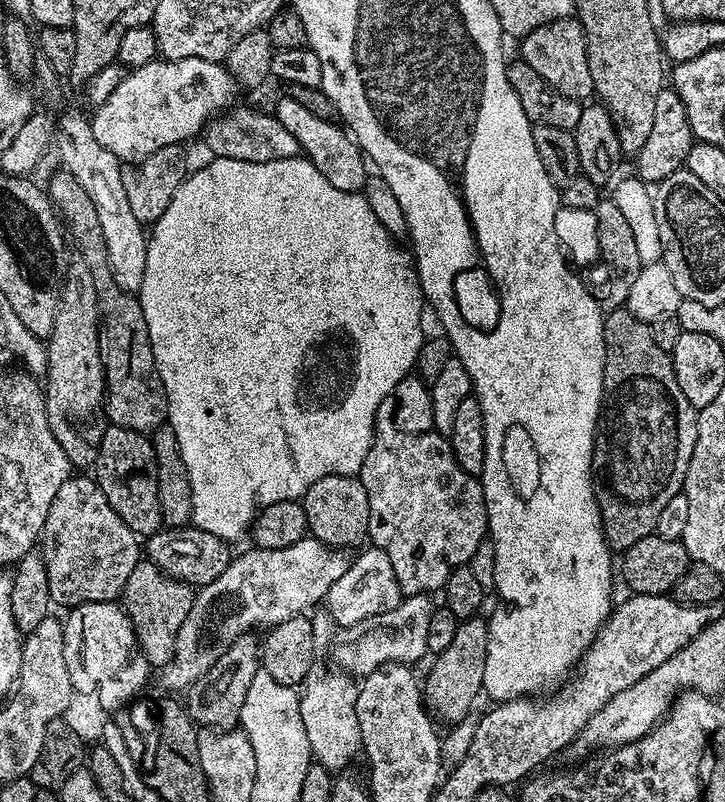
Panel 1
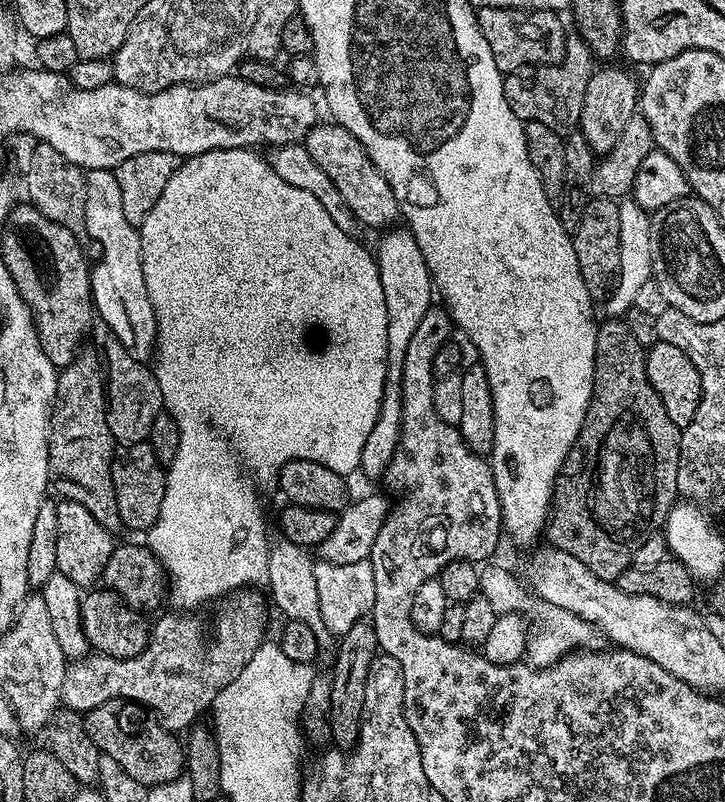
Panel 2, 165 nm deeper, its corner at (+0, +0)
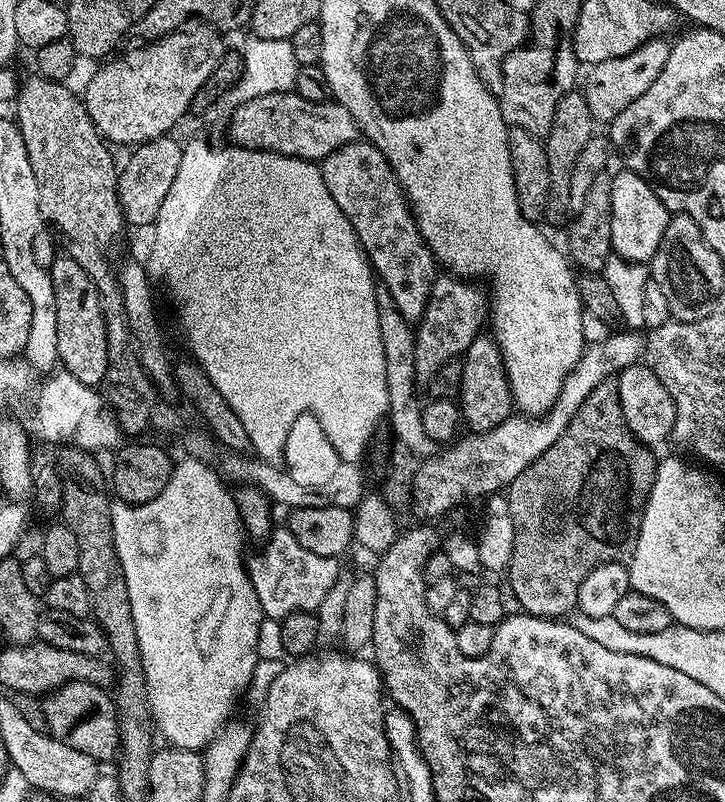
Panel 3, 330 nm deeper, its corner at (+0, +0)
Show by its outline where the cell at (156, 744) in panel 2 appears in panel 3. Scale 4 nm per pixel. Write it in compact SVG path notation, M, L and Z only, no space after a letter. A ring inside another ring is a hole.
M72 680L63 684L55 692L45 695L44 722L47 731L58 742L66 746L74 746L82 754L90 754L98 762L115 761L120 747L120 727L116 721L116 701L108 696L99 684L91 684L85 680Z

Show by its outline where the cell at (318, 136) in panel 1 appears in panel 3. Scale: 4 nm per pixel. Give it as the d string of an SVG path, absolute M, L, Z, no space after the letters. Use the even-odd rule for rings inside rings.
M358 138L354 143L334 150L325 160L319 161L318 167L322 174L322 182L326 182L326 190L330 190L334 202L338 202L350 226L354 226L354 234L360 239L360 247L364 249L379 283L390 292L394 306L407 321L419 321L420 315L428 305L430 290L438 275L438 265L422 238L420 227L416 225L416 217L413 216L408 203L408 197L404 195L404 190L400 187L390 162L375 146L363 138Z

